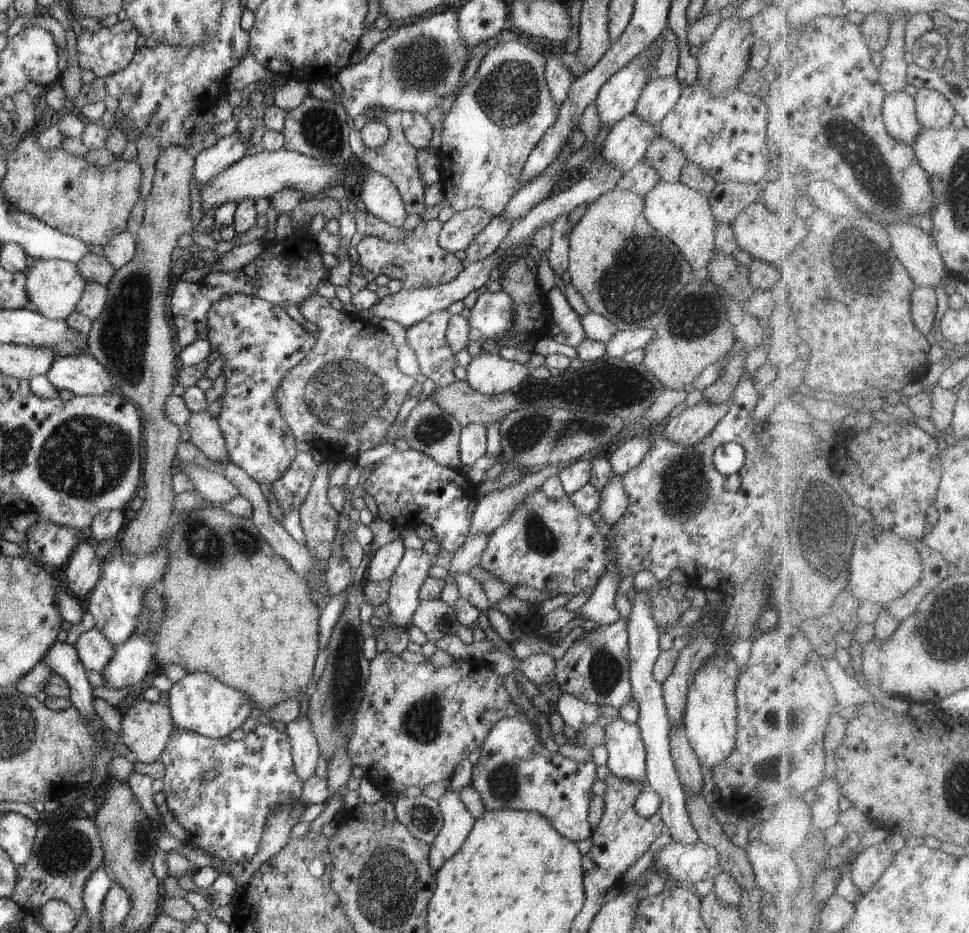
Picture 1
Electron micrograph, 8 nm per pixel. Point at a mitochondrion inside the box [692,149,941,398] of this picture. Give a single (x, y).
(861, 263)

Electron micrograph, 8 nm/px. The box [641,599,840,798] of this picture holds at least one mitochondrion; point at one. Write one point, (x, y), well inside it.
(771, 770)

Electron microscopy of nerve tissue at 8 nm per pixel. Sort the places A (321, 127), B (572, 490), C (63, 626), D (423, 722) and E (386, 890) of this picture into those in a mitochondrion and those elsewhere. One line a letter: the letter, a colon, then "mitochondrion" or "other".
A: mitochondrion
B: other
C: other
D: mitochondrion
E: mitochondrion

